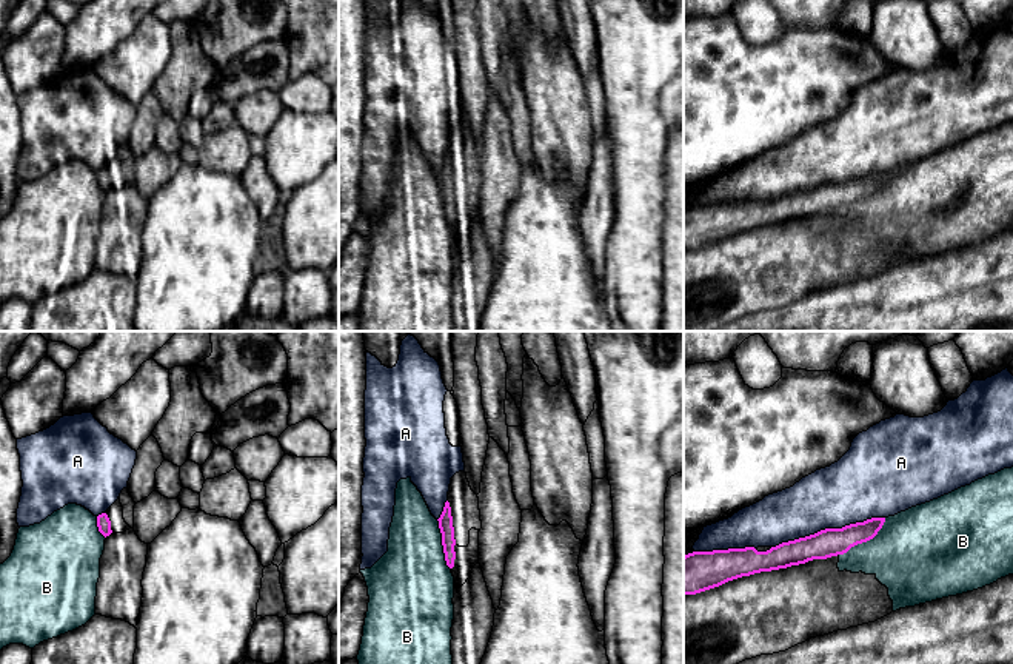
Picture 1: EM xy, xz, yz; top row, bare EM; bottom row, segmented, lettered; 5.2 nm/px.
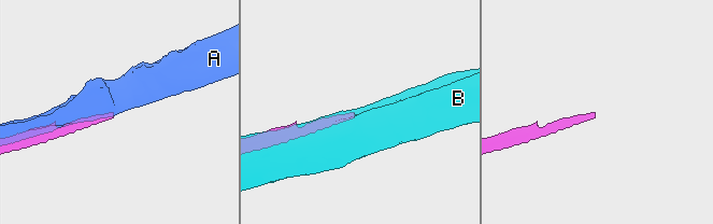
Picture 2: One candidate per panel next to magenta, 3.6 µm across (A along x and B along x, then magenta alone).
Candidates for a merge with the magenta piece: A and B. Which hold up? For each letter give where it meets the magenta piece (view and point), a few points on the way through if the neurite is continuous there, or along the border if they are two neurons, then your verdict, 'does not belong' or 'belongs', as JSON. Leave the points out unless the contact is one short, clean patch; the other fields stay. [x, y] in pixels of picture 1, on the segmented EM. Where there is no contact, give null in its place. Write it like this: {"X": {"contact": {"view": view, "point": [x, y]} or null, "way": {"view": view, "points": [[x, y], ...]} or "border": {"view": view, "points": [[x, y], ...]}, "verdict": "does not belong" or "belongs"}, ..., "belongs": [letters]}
{"A": {"contact": {"view": "yz", "point": [827, 529]}, "verdict": "does not belong"}, "B": {"contact": {"view": "yz", "point": [865, 541]}, "verdict": "does not belong"}, "belongs": []}

